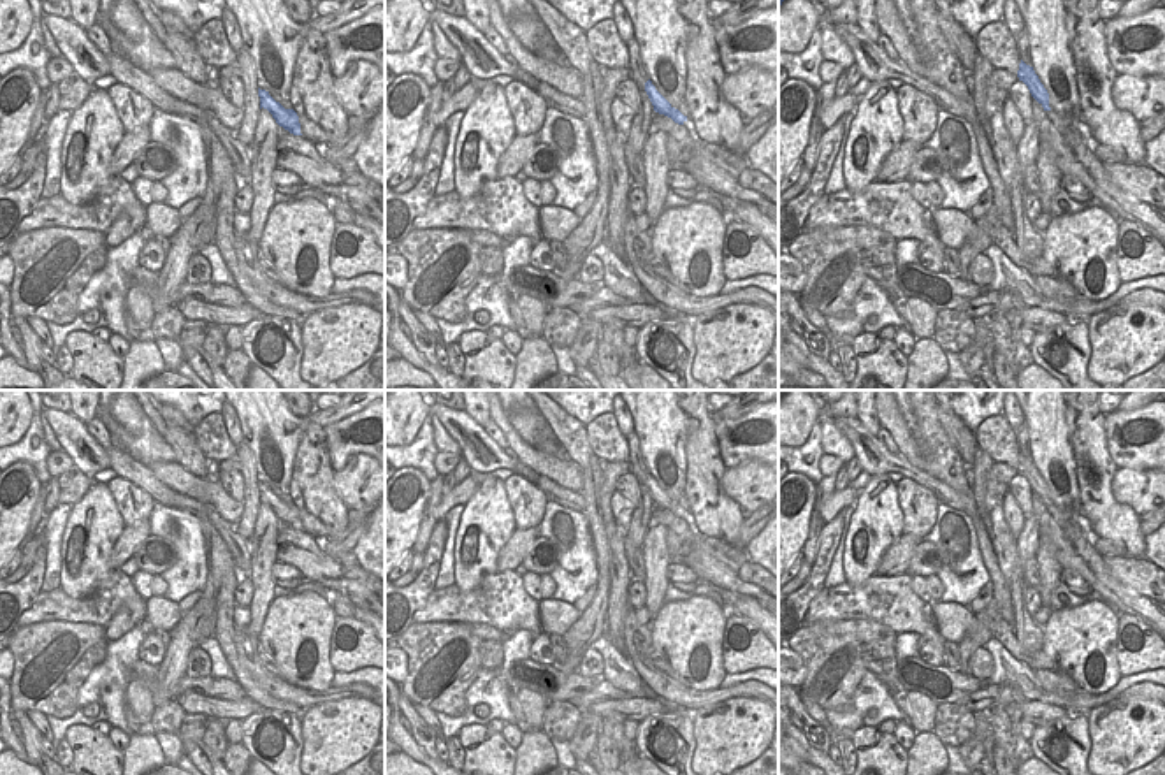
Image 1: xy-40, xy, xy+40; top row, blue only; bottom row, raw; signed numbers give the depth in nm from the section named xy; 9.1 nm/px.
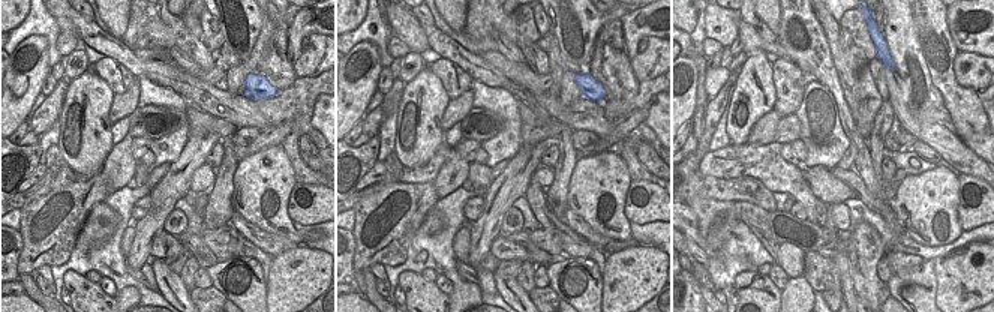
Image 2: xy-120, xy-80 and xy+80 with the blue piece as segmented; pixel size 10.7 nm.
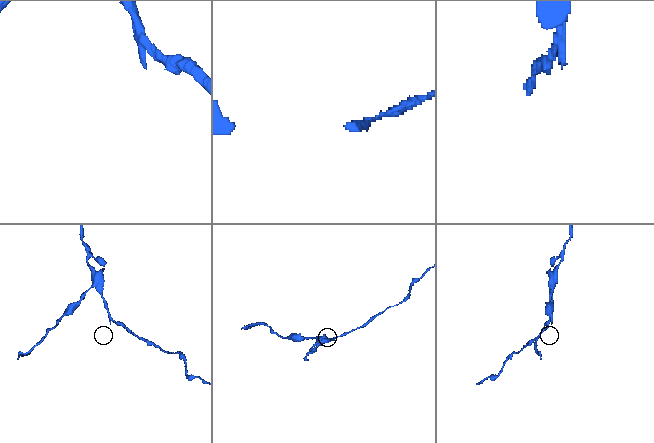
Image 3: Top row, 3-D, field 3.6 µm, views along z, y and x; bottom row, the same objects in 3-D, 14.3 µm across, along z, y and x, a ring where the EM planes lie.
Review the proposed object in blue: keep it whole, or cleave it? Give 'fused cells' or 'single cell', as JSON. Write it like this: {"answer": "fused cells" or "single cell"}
{"answer": "fused cells"}

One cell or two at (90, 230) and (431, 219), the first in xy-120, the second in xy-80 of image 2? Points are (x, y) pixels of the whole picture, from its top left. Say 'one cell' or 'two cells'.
one cell

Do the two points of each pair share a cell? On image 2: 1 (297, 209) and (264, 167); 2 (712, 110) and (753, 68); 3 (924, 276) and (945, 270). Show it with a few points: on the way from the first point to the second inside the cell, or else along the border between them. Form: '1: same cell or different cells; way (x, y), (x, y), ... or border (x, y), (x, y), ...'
1: different cells; border (296, 182), (288, 201), (288, 218), (291, 221)
2: different cells; border (741, 68), (733, 84)
3: different cells; border (930, 260), (934, 269), (936, 296)

